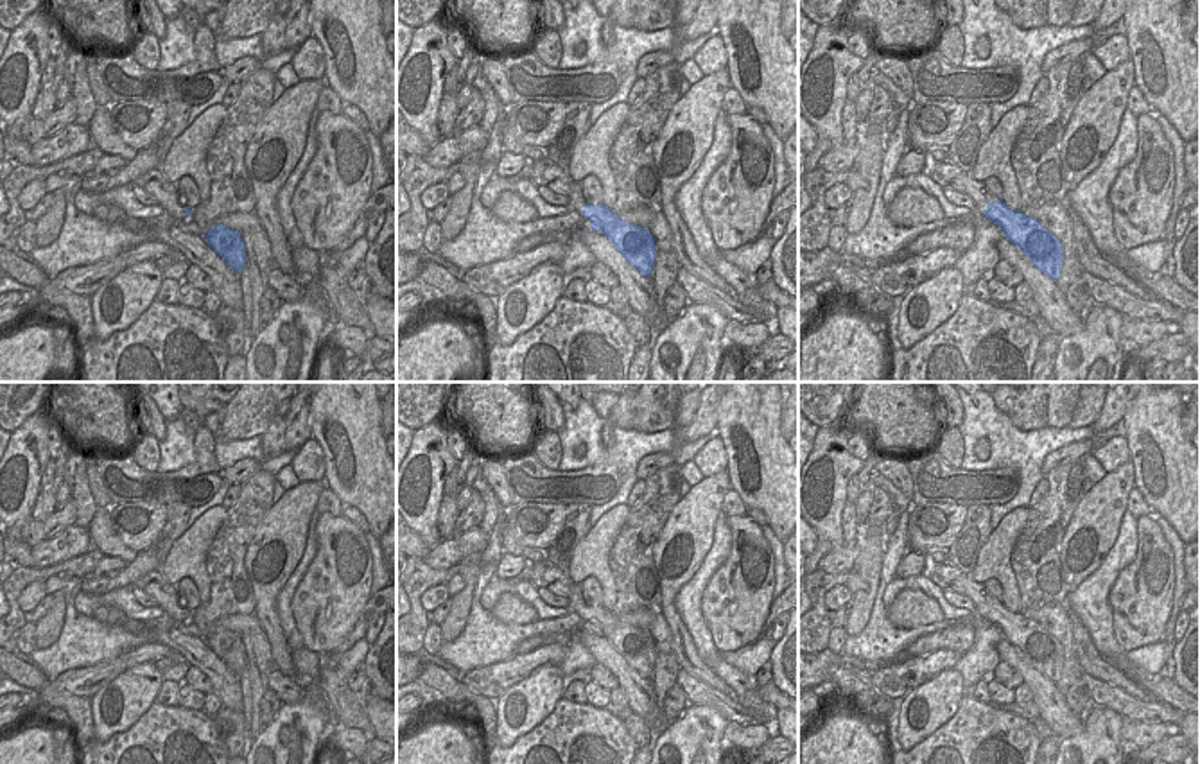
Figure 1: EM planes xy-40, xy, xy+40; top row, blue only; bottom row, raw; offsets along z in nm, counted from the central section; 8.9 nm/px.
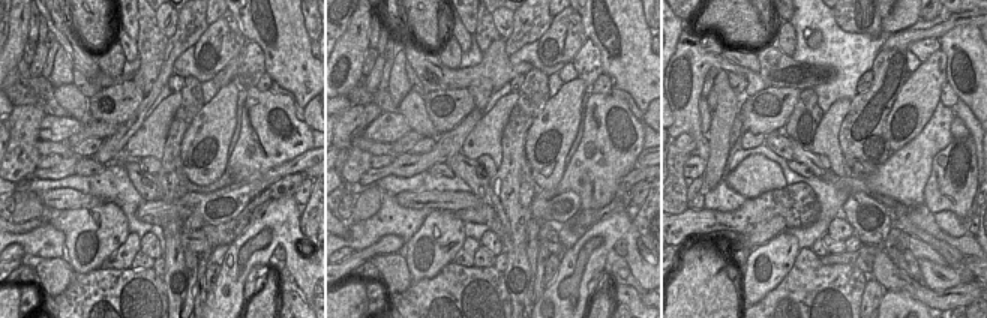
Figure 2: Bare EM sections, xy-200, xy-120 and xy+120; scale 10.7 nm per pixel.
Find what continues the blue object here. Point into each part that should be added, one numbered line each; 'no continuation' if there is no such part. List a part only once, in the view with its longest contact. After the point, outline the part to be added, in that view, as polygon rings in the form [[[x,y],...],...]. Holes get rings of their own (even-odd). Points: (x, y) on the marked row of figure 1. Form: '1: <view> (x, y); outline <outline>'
1: xy+40 (982, 196); outline [[[961,172],[961,183],[965,187],[965,194],[972,197],[974,206],[981,212],[987,210],[990,203],[997,203],[999,199],[985,187],[983,181],[972,178],[970,172]]]

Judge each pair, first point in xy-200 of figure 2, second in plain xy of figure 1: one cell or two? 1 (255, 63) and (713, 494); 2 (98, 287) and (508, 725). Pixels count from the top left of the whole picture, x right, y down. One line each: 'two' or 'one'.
1: two
2: two

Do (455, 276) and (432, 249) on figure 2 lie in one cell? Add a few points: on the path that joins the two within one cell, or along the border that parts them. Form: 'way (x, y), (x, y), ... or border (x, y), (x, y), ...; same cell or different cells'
border (450, 261), (434, 276), (414, 281); different cells

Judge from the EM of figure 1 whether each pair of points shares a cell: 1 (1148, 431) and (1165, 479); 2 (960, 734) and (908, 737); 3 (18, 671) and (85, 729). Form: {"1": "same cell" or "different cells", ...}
{"1": "same cell", "2": "different cells", "3": "same cell"}

